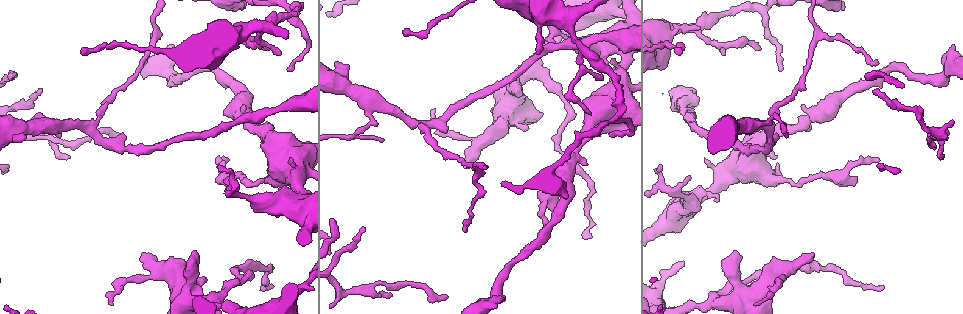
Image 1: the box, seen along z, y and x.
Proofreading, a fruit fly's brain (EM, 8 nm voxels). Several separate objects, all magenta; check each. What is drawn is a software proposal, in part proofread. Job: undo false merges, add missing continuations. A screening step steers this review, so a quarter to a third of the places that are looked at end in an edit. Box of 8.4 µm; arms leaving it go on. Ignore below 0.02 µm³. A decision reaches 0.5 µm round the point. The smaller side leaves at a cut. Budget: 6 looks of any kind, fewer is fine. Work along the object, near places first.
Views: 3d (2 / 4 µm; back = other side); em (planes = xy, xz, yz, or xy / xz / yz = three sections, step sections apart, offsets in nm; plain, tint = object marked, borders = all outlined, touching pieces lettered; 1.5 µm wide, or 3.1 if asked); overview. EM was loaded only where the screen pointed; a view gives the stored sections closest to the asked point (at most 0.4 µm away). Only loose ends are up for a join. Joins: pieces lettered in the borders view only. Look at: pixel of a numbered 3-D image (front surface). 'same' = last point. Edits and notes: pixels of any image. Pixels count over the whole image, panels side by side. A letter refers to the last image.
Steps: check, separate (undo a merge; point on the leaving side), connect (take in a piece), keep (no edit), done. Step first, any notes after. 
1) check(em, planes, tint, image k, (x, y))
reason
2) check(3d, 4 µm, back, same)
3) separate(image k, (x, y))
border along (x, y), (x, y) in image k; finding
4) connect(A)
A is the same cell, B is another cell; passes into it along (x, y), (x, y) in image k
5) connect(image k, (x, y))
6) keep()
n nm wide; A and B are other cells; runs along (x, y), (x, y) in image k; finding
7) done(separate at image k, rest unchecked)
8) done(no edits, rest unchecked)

check(3d, 2 µm, image 1, (697, 30))
free end

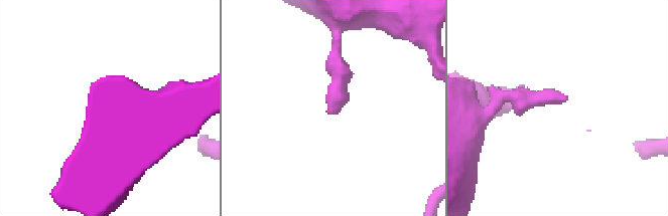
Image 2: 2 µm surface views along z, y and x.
check(em, planes, borders, image 2, (328, 111))

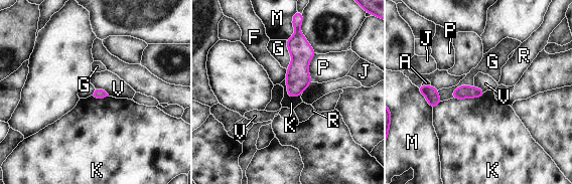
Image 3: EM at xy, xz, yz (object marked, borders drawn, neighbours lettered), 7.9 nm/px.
keep()
A, F, G, J, K, M, P, R and V are other cells; border along (485, 92), (482, 97), (452, 99) in image 3; none of them fits

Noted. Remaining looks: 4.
check(3d, 4 µm, image 1, (816, 175))
calibre changes

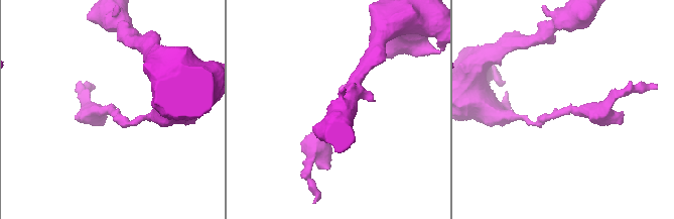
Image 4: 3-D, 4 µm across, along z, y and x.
check(em, xy, step 4, borders, image 4, (566, 110))

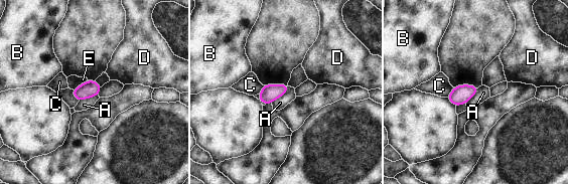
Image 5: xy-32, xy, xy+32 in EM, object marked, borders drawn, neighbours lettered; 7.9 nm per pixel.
keep()
60 nm wide; A, B, C, D and E are other cells; border along (88, 80), (73, 89) in image 5; one neuron here

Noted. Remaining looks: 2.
check(em, xy, step 4, tint, image 1, (68, 158))
branch stops here

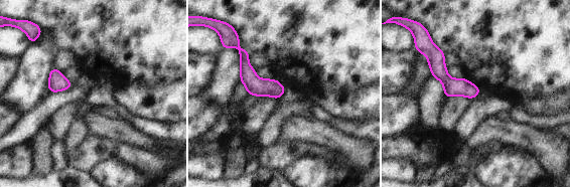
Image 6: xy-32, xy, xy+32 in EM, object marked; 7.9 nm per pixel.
check(em, planes, borders, same)

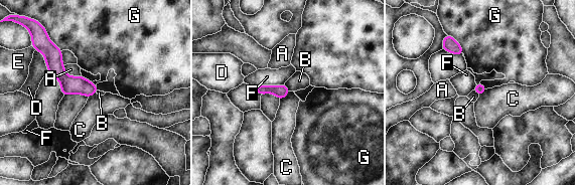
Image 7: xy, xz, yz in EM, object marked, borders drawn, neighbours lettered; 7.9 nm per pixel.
keep()
F touches over 260 nm; A, B, C, D, E, F and G are other cells; none of them fits

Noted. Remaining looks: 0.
done(no edits, rest unchecked)

